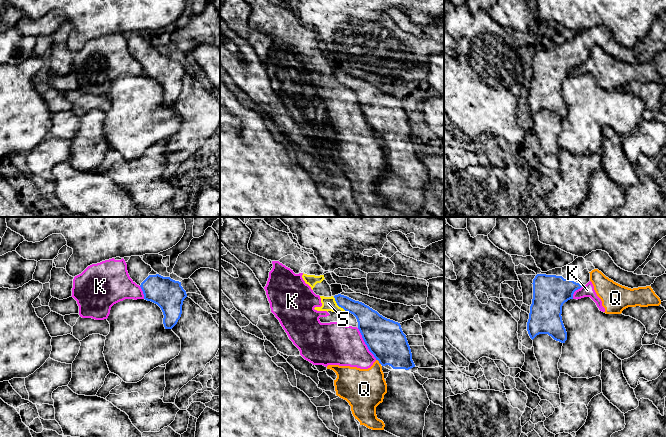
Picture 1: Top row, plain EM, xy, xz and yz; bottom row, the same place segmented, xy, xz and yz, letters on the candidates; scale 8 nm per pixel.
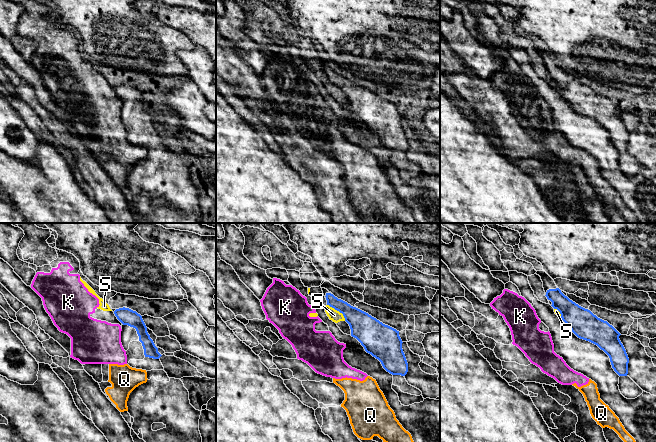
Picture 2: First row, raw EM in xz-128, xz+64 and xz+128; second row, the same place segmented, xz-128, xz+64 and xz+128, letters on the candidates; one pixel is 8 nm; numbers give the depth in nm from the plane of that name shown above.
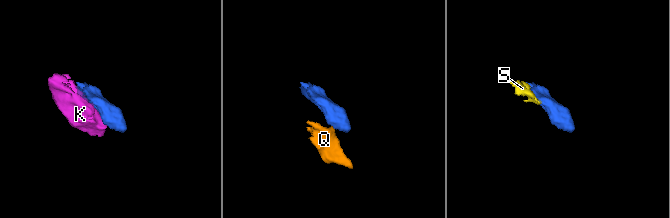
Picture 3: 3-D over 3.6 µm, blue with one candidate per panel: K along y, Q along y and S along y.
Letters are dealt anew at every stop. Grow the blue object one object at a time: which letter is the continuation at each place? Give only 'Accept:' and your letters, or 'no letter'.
Accept: no letter

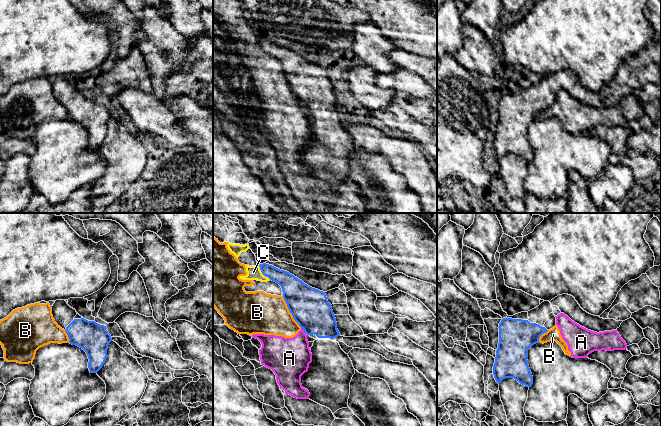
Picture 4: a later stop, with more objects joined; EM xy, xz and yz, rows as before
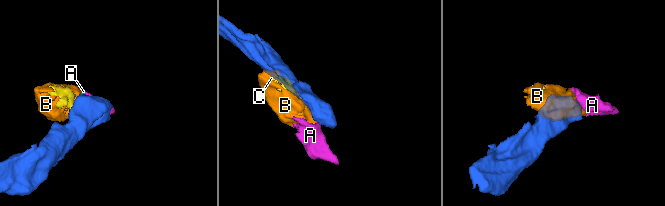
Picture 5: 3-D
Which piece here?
Accept: no letter

